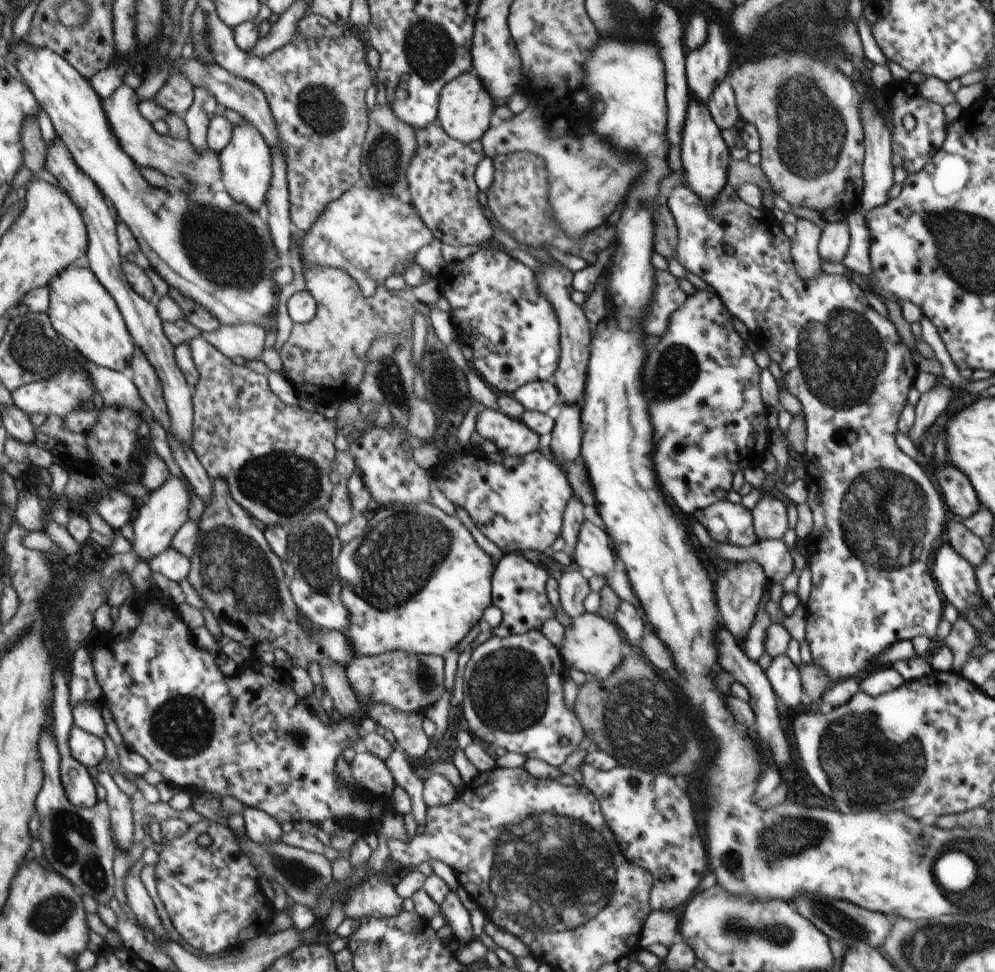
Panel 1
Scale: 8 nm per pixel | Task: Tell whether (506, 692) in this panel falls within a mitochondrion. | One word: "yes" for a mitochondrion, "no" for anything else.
yes

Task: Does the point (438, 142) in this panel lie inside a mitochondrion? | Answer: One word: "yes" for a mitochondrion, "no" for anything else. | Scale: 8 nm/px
no

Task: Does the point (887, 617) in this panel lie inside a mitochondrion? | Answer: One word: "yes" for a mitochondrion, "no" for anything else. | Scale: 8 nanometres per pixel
no

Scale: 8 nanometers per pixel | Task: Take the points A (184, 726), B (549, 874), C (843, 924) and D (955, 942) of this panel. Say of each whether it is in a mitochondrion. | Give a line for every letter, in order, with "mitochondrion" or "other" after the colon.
A: mitochondrion
B: mitochondrion
C: mitochondrion
D: mitochondrion

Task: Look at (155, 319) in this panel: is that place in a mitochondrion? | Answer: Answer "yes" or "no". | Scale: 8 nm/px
no

